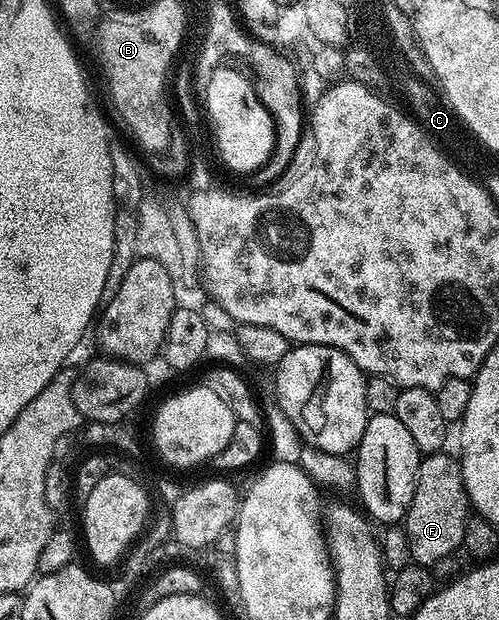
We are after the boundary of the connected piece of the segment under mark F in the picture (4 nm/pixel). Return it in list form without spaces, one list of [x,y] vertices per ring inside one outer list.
[[[428,453],[420,460],[416,474],[416,492],[410,509],[402,520],[402,526],[410,537],[412,562],[421,567],[431,568],[432,563],[440,563],[447,555],[461,550],[464,541],[464,526],[470,514],[468,494],[464,488],[464,478],[459,458],[449,453]]]

